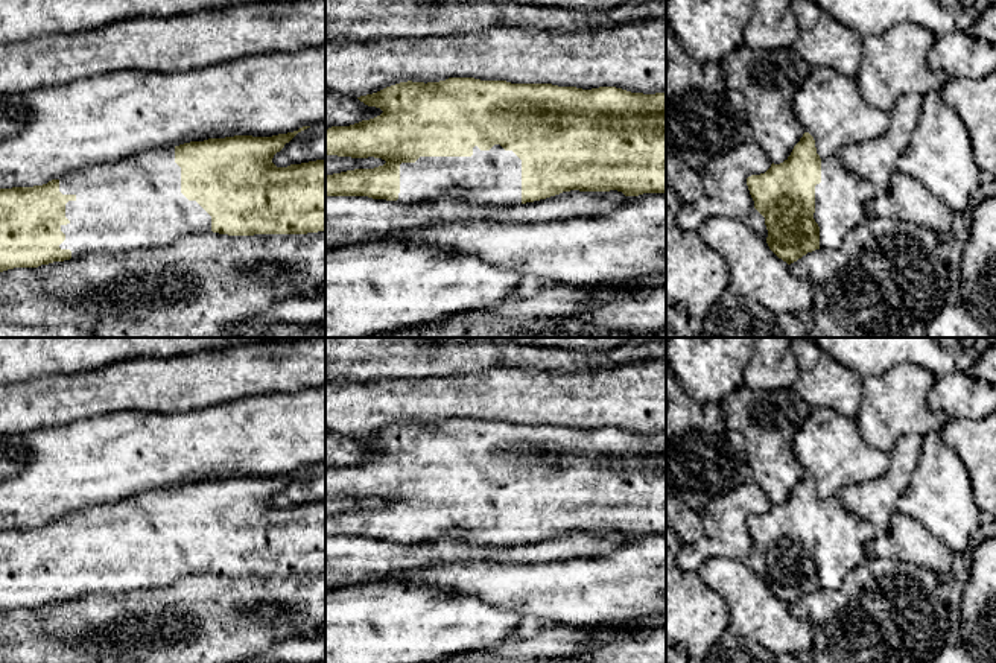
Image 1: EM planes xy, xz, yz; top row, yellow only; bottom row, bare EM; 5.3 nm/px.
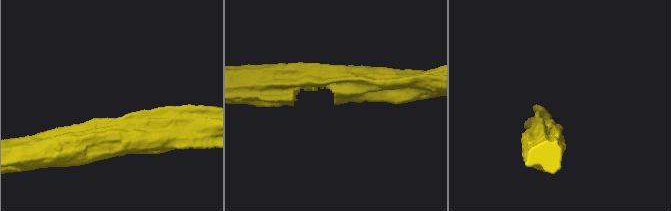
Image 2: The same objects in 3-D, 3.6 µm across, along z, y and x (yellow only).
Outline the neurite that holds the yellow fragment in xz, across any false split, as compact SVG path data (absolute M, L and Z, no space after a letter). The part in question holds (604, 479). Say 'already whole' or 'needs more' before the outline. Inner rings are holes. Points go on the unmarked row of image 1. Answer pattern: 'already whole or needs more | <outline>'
needs more | M449 418L427 424L400 423L357 439L383 453L350 467L325 470L325 496L374 497L386 503L374 509L325 515L327 537L368 537L401 544L453 537L471 544L500 547L534 543L570 531L617 531L625 537L666 534L666 433Z

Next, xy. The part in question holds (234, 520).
needs more | M303 467L298 471L287 473L287 474L278 474L272 477L252 477L252 476L234 476L234 477L225 477L225 479L208 479L204 482L190 482L184 484L175 488L160 488L160 490L149 490L138 493L126 500L108 503L108 505L97 505L93 508L85 508L82 511L73 511L62 515L59 520L52 520L47 525L43 526L33 526L33 528L12 528L12 529L0 529L0 613L14 610L14 608L38 608L41 605L49 605L53 602L64 602L70 601L71 598L87 596L87 595L96 595L100 592L106 592L109 595L125 593L129 590L137 588L151 588L151 587L164 587L170 582L186 576L186 575L196 575L196 573L219 573L219 575L228 575L228 576L254 576L254 575L307 575L307 573L318 573L325 572L325 500L316 500L301 505L290 505L287 508L277 508L272 503L272 499L277 493L280 493L286 484L289 484L298 473L307 470L310 467Z

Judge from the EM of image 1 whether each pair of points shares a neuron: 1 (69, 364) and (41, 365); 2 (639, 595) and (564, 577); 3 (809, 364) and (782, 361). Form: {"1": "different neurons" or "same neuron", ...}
{"1": "same neuron", "2": "same neuron", "3": "different neurons"}

